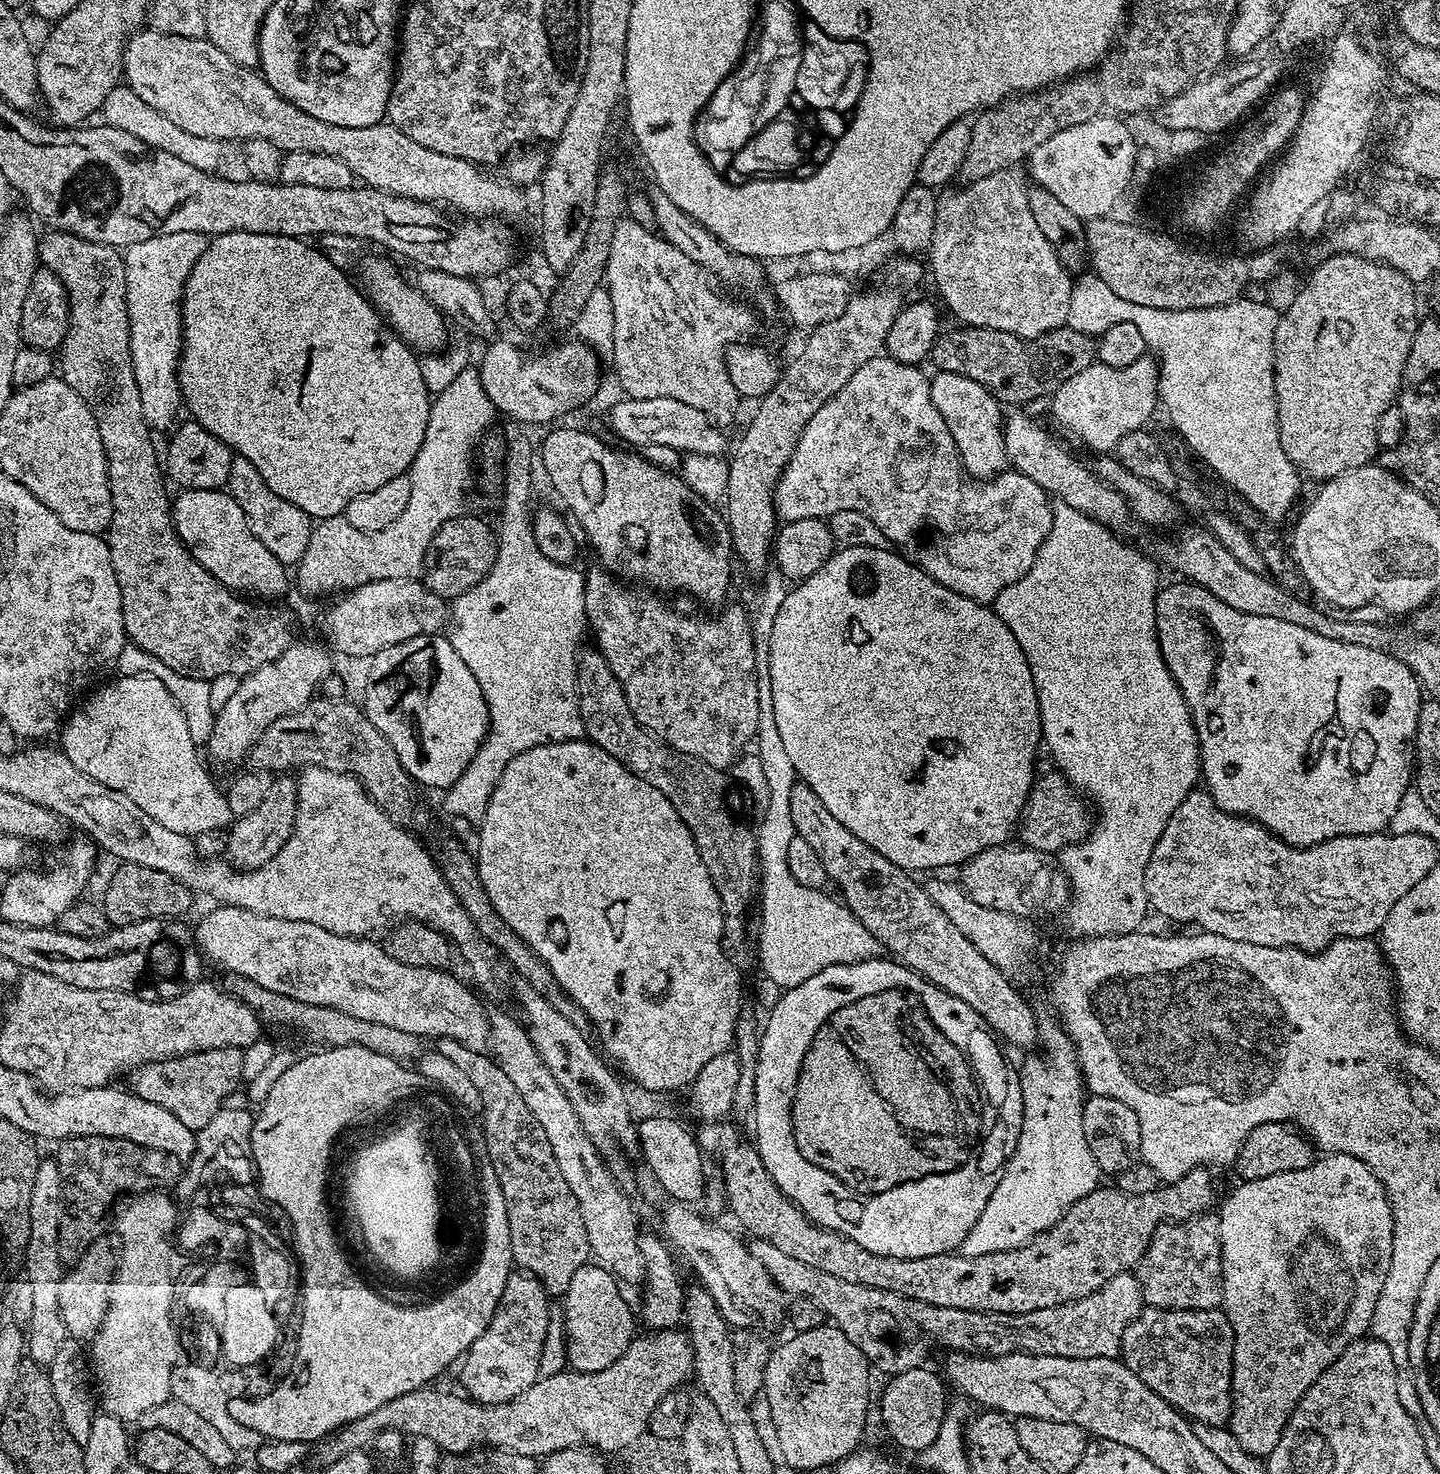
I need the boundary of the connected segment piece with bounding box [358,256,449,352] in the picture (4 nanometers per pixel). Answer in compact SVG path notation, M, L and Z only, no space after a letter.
M368 256L360 264L359 287L368 297L373 308L385 321L392 323L395 335L409 348L424 352L436 352L449 343L446 317L440 309L434 307L416 287L415 283L404 281L404 276L388 260L380 256Z

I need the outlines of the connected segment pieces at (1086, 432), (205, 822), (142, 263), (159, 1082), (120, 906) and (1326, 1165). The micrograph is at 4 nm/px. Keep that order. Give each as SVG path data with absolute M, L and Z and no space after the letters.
M1146 354L1138 358L1138 362L1133 362L1130 366L1106 366L1099 362L1086 366L1086 370L1081 370L1079 374L1074 374L1074 378L1069 378L1058 386L1058 390L1051 397L1052 412L1056 415L1056 420L1073 436L1076 440L1081 440L1090 451L1095 454L1111 453L1118 446L1122 438L1131 432L1139 432L1145 427L1144 424L1160 404L1160 365L1151 355Z
M116 676L114 680L109 679L106 683L99 685L92 693L89 693L70 713L63 725L61 751L65 756L70 758L74 766L78 767L87 777L92 778L96 782L101 782L108 789L118 790L119 793L125 794L128 798L133 799L134 804L140 810L143 810L156 822L162 822L166 830L171 830L176 834L183 836L195 837L198 834L205 833L209 830L227 829L234 817L230 810L228 797L222 788L216 787L208 771L205 770L198 756L198 746L190 737L190 730L187 729L185 715L182 714L181 708L174 702L173 695L166 690L166 686L162 682L158 682L152 676Z
M179 232L165 236L151 236L142 242L132 244L122 252L125 264L125 298L128 303L129 346L134 366L134 382L138 382L138 394L142 402L144 420L152 430L168 427L171 429L177 419L176 411L182 408L178 369L180 350L184 347L184 331L180 303L184 297L186 278L190 278L194 262L202 258L202 254L208 248L208 242L209 237L202 232Z
M219 1048L202 1050L185 1056L175 1056L169 1060L155 1060L141 1068L133 1068L130 1073L130 1091L138 1098L154 1102L188 1126L199 1130L225 1107L228 1095L242 1084L244 1054L239 1048Z
M121 863L120 869L108 880L104 888L102 907L109 925L133 924L143 920L171 920L184 918L192 908L194 893L182 882L162 874L162 870L150 870L150 866Z
M1334 1152L1331 1154L1321 1155L1319 1158L1313 1159L1310 1166L1306 1166L1302 1170L1286 1170L1282 1174L1270 1174L1270 1178L1254 1178L1237 1183L1237 1188L1223 1200L1218 1208L1220 1218L1220 1253L1222 1254L1222 1278L1224 1279L1224 1302L1222 1311L1228 1316L1228 1321L1232 1327L1234 1334L1234 1358L1232 1359L1232 1417L1228 1419L1227 1427L1234 1434L1234 1438L1238 1440L1242 1450L1246 1450L1250 1454L1266 1458L1274 1450L1274 1446L1278 1446L1278 1438L1282 1438L1282 1430L1286 1426L1286 1422L1290 1418L1290 1414L1294 1414L1294 1410L1298 1406L1298 1402L1306 1394L1306 1390L1310 1390L1310 1386L1314 1386L1314 1382L1318 1382L1318 1378L1323 1374L1329 1366L1338 1358L1338 1354L1342 1354L1342 1350L1346 1350L1346 1346L1350 1346L1355 1340L1361 1339L1371 1329L1372 1315L1374 1314L1374 1302L1378 1302L1378 1294L1382 1294L1382 1286L1386 1282L1386 1273L1390 1270L1390 1262L1392 1261L1392 1251L1394 1250L1394 1214L1392 1213L1392 1204L1388 1200L1386 1190L1382 1186L1382 1182L1378 1182L1378 1178L1370 1170L1370 1166L1366 1166L1366 1162L1362 1162L1358 1158L1350 1158L1350 1154L1342 1154Z

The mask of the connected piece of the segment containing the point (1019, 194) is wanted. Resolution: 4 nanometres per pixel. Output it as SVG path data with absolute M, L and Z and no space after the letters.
M1012 170L986 174L986 178L978 178L965 183L965 188L960 188L957 192L944 190L937 195L937 221L934 222L934 234L931 247L926 252L927 267L930 269L930 280L936 283L936 288L940 291L940 296L944 299L944 304L957 316L961 325L970 328L989 328L990 330L1002 330L1006 334L1021 336L1027 340L1038 338L1055 328L1063 328L1067 322L1067 315L1070 311L1070 300L1073 285L1073 277L1068 277L1068 272L1064 269L1064 264L1060 261L1060 256L1056 253L1057 245L1038 230L1038 222L1034 222L1034 214L1030 210L1028 201L1028 188L1026 184L1016 177L1017 173Z

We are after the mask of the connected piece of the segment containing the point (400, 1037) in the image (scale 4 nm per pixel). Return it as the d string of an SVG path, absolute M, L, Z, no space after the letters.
M231 974L223 977L222 987L229 997L236 996L241 1005L251 1008L265 1021L272 1024L281 1024L284 1028L294 1028L302 1035L316 1040L317 1045L324 1048L341 1048L342 1046L362 1046L362 1050L370 1050L374 1054L382 1054L382 1058L390 1058L394 1062L405 1066L419 1061L422 1055L421 1037L414 1034L406 1034L406 1030L398 1030L394 1026L382 1026L379 1022L366 1022L362 1018L350 1018L350 1014L342 1014L342 1010L334 1010L326 1006L314 1006L306 1002L298 1002L289 996L274 994L258 990L254 982L245 976L234 976Z

